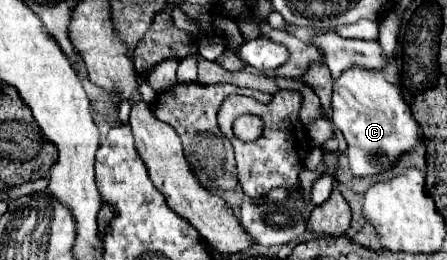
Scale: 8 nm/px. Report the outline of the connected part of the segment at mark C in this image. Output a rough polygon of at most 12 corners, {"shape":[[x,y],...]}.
{"shape":[[382,71],[334,79],[352,173],[386,171],[420,137]]}

